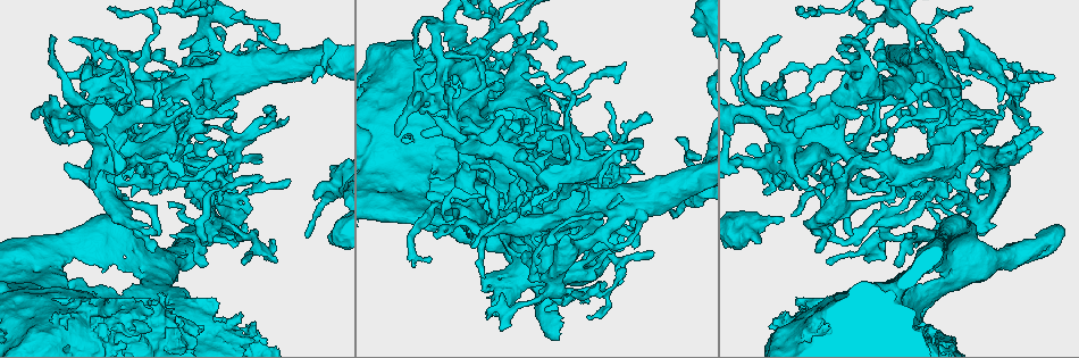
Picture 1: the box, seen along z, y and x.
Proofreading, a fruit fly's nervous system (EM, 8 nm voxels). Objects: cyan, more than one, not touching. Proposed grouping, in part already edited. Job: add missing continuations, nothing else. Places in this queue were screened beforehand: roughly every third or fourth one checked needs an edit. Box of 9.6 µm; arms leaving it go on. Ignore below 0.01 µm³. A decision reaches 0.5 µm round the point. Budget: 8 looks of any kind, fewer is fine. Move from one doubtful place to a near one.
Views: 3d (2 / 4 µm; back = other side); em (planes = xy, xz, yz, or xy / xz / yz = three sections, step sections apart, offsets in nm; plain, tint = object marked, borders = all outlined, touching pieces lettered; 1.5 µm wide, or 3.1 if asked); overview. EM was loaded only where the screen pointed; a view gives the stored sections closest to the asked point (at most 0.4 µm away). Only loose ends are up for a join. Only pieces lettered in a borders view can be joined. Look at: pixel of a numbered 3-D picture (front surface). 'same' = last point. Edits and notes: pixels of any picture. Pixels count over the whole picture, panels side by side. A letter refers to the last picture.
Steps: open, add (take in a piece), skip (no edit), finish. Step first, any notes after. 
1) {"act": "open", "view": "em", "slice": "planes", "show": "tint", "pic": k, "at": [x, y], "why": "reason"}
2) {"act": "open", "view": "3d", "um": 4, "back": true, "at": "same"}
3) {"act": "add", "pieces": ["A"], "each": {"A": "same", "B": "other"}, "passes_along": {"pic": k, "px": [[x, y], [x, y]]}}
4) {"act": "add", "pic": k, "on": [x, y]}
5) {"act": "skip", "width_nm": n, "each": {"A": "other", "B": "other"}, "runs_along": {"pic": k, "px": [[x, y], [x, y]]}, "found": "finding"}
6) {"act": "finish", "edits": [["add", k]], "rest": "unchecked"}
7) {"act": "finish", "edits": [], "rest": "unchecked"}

{"act": "open", "view": "3d", "um": 4, "pic": 1, "at": [155, 84], "why": "free end"}

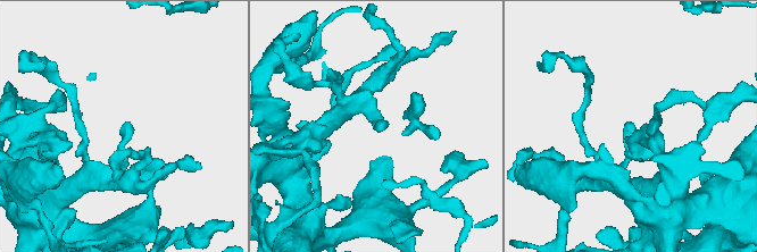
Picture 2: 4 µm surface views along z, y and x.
{"act": "open", "view": "em", "slice": "xz", "step": 8, "show": "tint", "pic": 2, "at": [630, 122]}

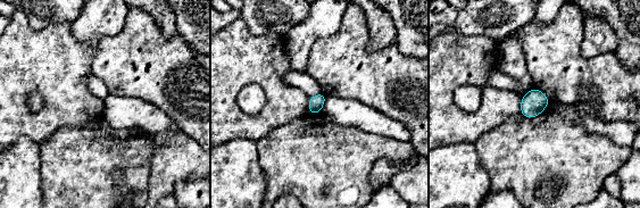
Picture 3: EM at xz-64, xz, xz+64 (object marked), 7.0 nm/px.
{"act": "open", "view": "em", "slice": "planes", "show": "borders", "at": "same", "why": "another direction"}

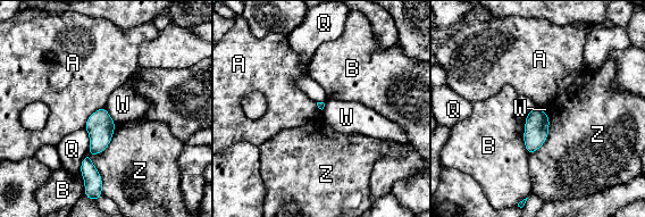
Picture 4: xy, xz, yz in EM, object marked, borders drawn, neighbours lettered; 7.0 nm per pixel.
{"act": "skip", "each": {"A": "other", "B": "other", "Q": "other", "W": "other", "Z": "other"}, "found": "no lettered piece goes on from it"}

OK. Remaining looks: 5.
{"act": "open", "view": "em", "slice": "yz", "step": 4, "show": "plain", "pic": 1, "at": [536, 34], "why": "branch stops here"}

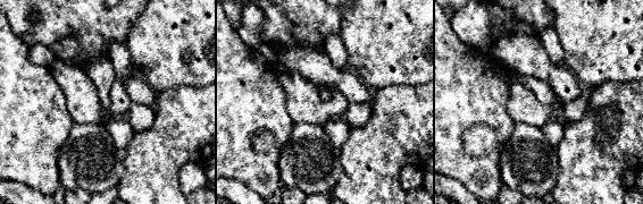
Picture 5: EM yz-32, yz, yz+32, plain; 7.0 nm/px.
{"act": "open", "view": "em", "slice": "yz", "step": 4, "show": "borders", "at": "same", "why": "see the neighbours"}

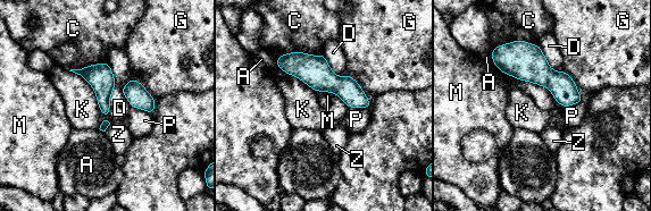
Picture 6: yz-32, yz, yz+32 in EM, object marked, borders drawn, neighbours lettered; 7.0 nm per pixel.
{"act": "skip", "each": {"A": "other", "C": "other", "D": "other", "G": "other", "K": "other", "M": "other", "P": "other", "Z": "other"}, "border": {"pic": 6, "px": [[107, 62], [115, 81], [110, 112]]}, "found": "none of them fits"}

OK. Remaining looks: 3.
{"act": "open", "view": "3d", "um": 2, "pic": 1, "at": [607, 102]}

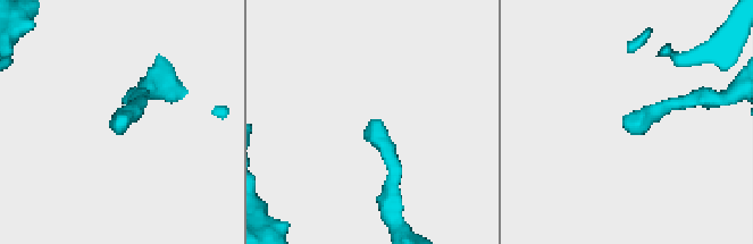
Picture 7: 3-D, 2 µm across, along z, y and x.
{"act": "open", "view": "em", "slice": "planes", "show": "borders", "pic": 7, "at": [625, 126]}

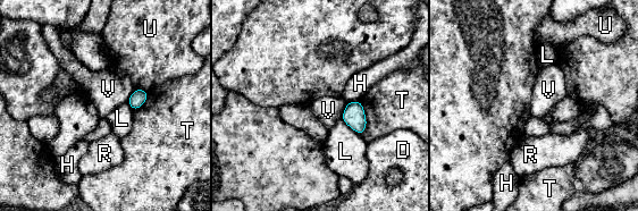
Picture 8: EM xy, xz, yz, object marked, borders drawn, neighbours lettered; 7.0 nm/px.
{"act": "skip", "longest_contact_nm": ["T", 260], "each": {"D": "other", "H": "other", "L": "other", "R": "other", "T": "other", "U": "other", "V": "other"}, "border": {"pic": 8, "px": [[358, 99], [347, 102]]}, "found": "no lettered piece goes on from it"}

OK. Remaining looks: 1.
{"act": "finish", "edits": [], "rest": "unchecked"}

